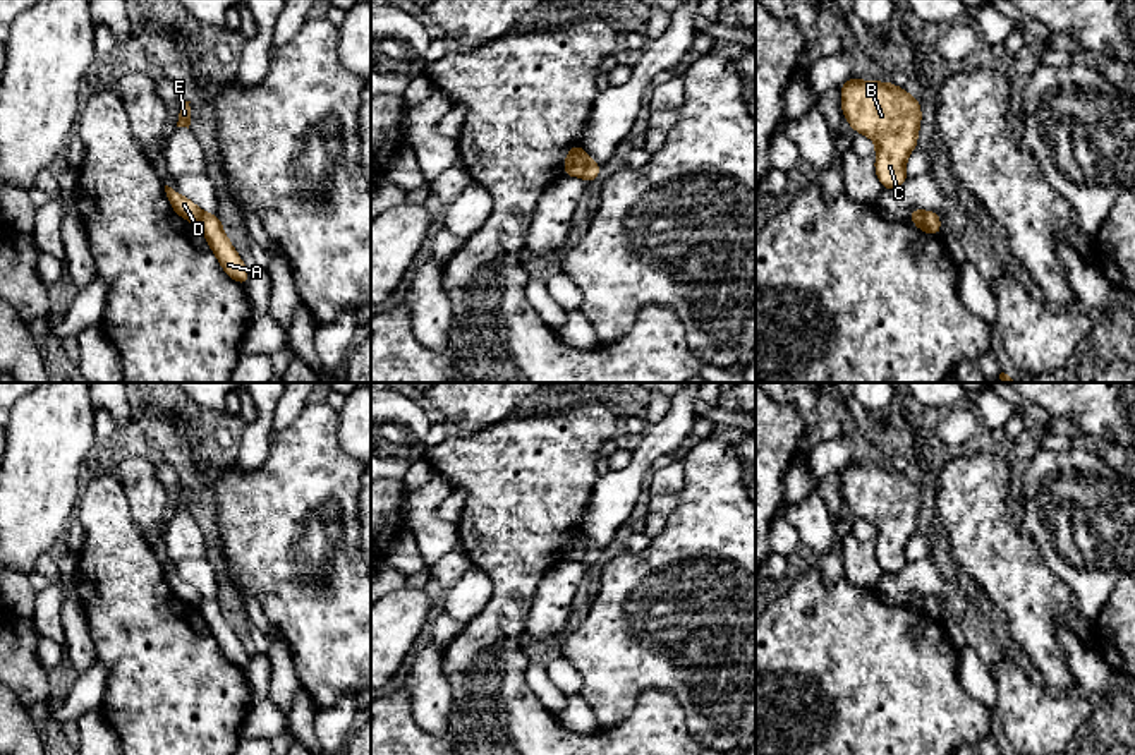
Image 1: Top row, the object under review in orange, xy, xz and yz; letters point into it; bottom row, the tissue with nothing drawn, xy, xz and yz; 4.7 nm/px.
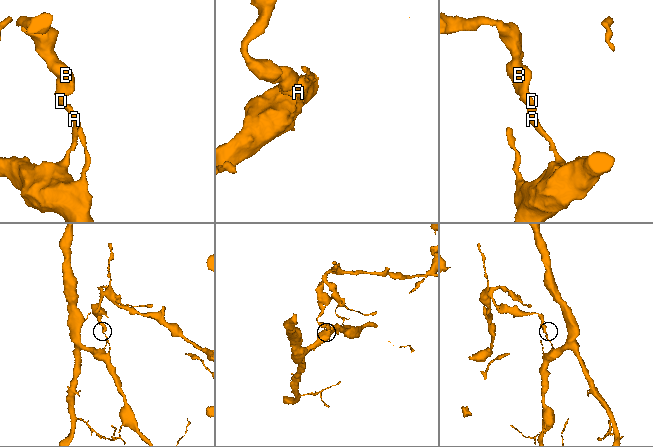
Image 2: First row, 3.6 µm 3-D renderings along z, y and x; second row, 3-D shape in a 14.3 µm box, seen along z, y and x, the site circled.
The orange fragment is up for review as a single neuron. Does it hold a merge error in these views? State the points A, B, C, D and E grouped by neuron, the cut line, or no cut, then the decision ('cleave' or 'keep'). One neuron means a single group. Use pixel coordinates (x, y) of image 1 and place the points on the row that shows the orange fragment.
A / B C D E | xz (589, 157), (581, 175) | cleave

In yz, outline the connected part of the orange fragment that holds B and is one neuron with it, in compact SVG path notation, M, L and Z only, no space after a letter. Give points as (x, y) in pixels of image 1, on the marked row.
M850 77L840 91L845 120L876 144L874 170L883 189L898 190L908 178L905 165L919 142L920 103L903 88L874 79Z

